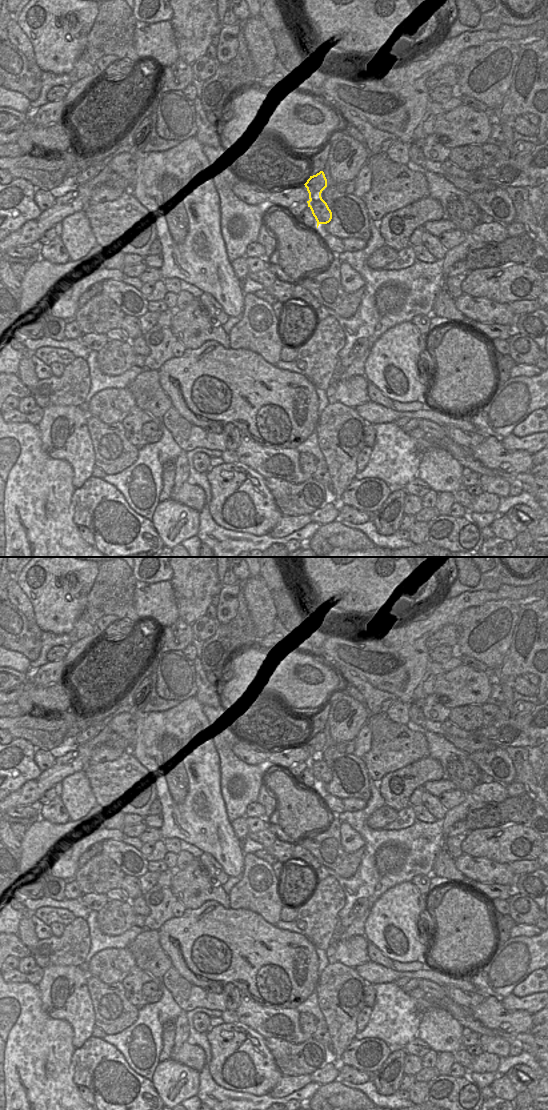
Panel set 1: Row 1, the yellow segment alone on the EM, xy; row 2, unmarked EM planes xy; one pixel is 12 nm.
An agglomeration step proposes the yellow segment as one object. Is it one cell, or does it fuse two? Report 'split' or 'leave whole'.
split

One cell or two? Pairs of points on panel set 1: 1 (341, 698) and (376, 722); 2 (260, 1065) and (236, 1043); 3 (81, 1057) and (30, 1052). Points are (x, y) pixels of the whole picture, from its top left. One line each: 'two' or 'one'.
1: two
2: one
3: two

